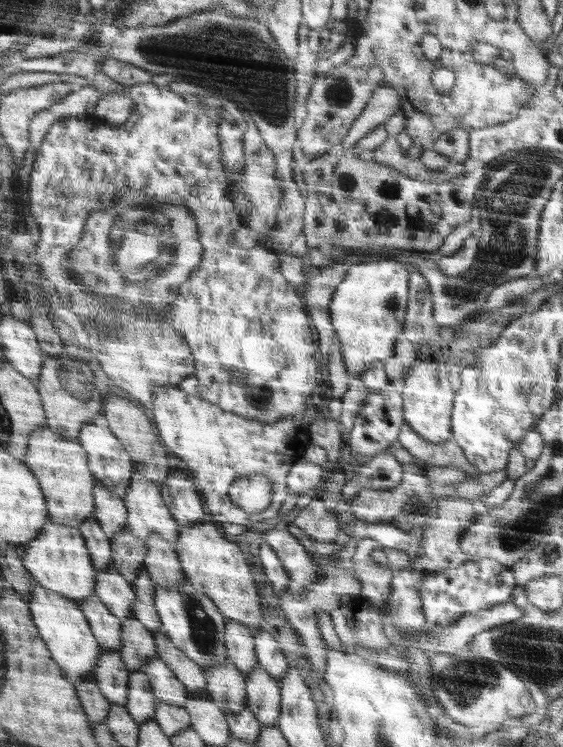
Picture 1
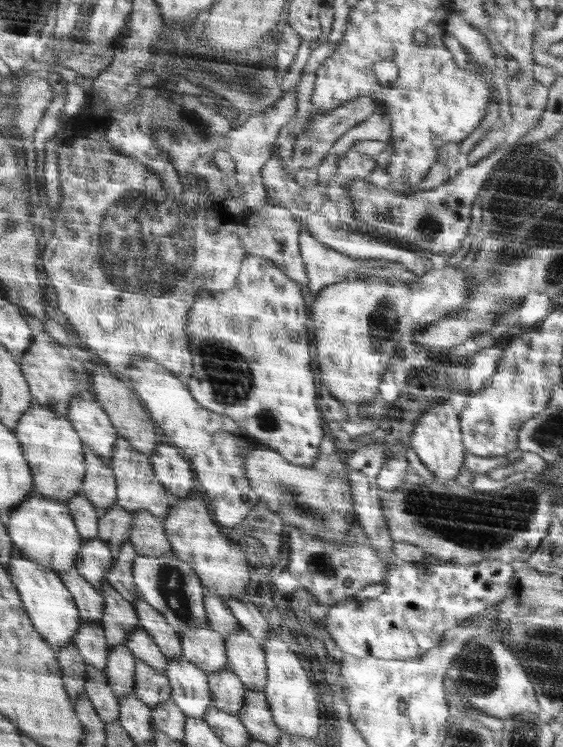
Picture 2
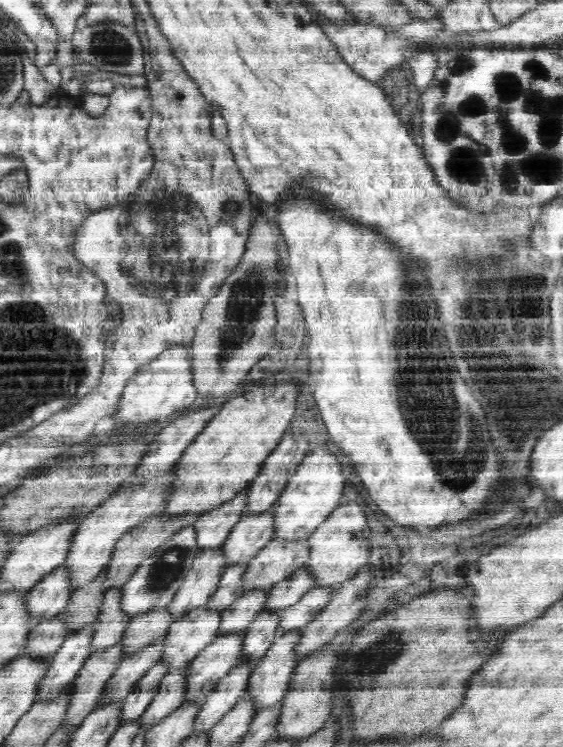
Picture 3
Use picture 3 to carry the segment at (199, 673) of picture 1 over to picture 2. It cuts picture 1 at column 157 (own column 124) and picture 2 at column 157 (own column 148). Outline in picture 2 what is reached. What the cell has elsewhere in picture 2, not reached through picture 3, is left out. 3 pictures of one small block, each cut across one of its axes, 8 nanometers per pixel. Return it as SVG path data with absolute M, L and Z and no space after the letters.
M142 597L133 602L139 625L152 637L166 658L182 657L177 630Z

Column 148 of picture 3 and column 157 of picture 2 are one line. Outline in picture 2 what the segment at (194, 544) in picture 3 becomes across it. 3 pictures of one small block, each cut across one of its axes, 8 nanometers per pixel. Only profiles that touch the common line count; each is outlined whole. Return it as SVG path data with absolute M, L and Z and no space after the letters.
M173 553L158 558L136 555L133 562L133 581L139 596L162 614L177 632L209 626L206 604L203 602L202 580L187 562Z

